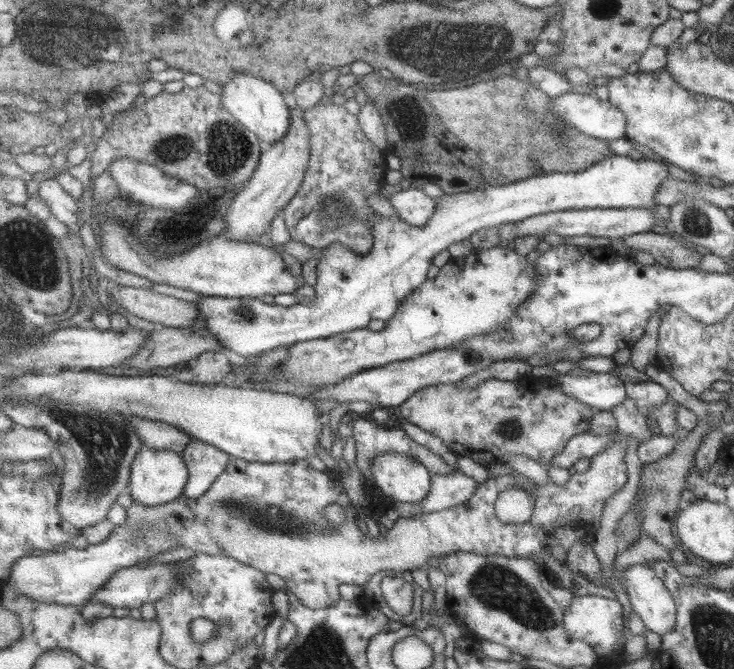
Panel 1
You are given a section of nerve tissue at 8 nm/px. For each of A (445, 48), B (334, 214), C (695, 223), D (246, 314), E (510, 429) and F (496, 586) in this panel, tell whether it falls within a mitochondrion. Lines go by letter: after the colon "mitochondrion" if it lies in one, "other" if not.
A: mitochondrion
B: mitochondrion
C: mitochondrion
D: mitochondrion
E: mitochondrion
F: mitochondrion

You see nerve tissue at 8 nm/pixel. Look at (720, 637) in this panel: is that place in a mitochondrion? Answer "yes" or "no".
yes

